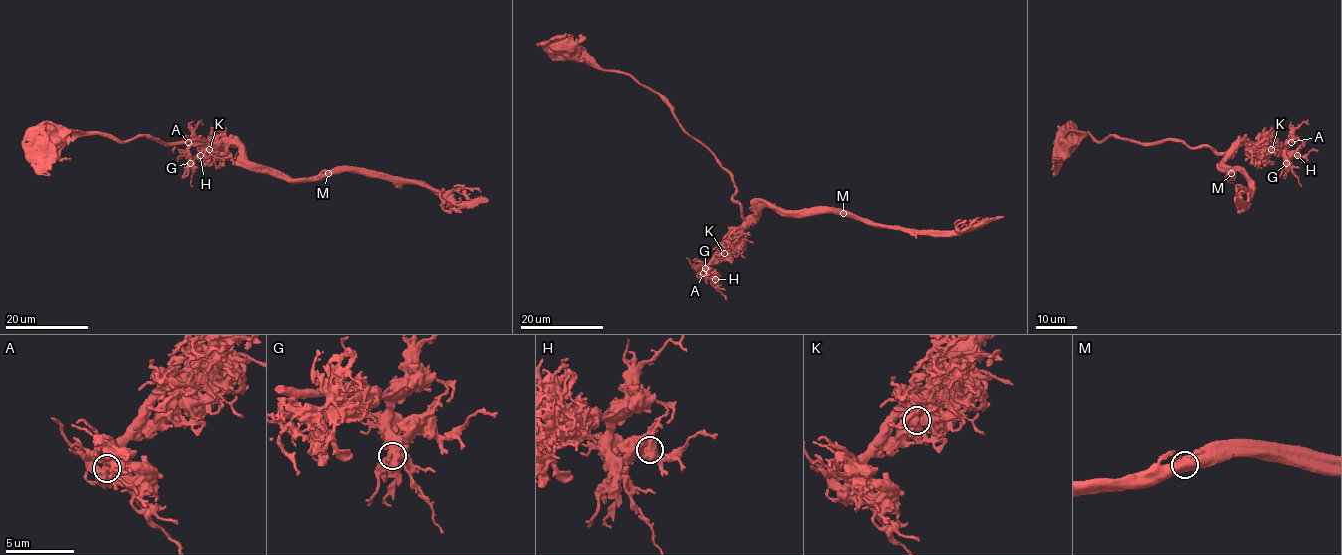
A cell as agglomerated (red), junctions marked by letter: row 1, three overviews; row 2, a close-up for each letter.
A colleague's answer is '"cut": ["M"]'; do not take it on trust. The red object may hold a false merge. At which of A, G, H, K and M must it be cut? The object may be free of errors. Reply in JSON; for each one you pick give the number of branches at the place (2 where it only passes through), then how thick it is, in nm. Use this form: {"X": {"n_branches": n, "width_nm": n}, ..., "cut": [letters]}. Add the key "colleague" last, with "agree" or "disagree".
{"M": {"n_branches": 2, "width_nm": 900}, "cut": ["M"], "colleague": "agree"}

